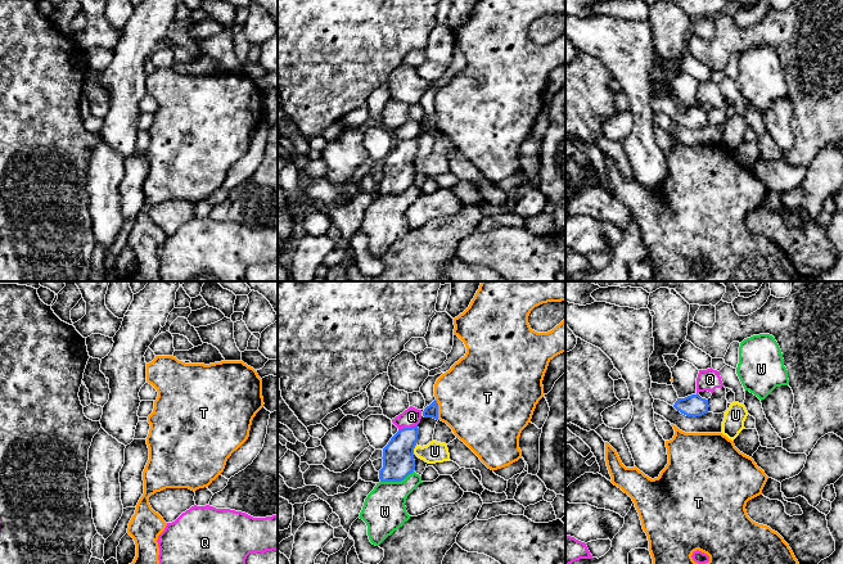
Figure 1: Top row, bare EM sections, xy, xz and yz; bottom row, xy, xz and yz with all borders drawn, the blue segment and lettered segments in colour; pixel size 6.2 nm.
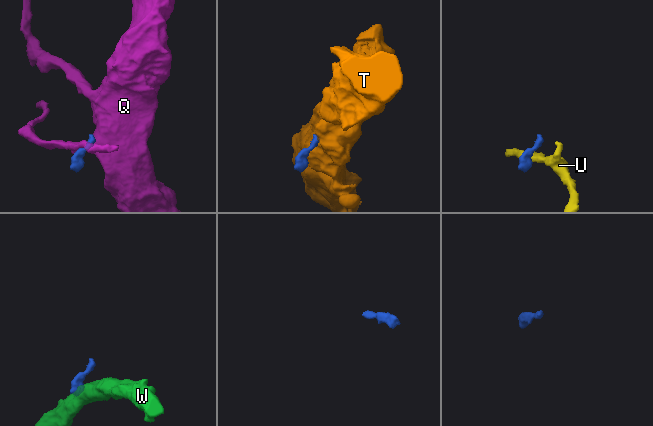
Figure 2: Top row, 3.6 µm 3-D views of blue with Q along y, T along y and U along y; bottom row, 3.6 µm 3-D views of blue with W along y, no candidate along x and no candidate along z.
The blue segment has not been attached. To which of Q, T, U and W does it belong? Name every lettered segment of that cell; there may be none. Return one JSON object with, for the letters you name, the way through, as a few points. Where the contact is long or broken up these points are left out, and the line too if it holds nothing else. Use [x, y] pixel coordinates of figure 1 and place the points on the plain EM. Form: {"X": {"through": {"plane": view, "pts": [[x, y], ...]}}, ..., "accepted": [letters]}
{"accepted": []}

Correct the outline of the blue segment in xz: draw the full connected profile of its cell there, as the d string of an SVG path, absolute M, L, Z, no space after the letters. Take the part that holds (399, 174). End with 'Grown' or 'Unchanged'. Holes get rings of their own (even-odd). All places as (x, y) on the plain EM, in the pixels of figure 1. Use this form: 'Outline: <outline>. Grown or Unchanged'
Outline: M418 137L402 140L383 161L380 194L401 194L415 182L414 161L419 146Z. Unchanged

